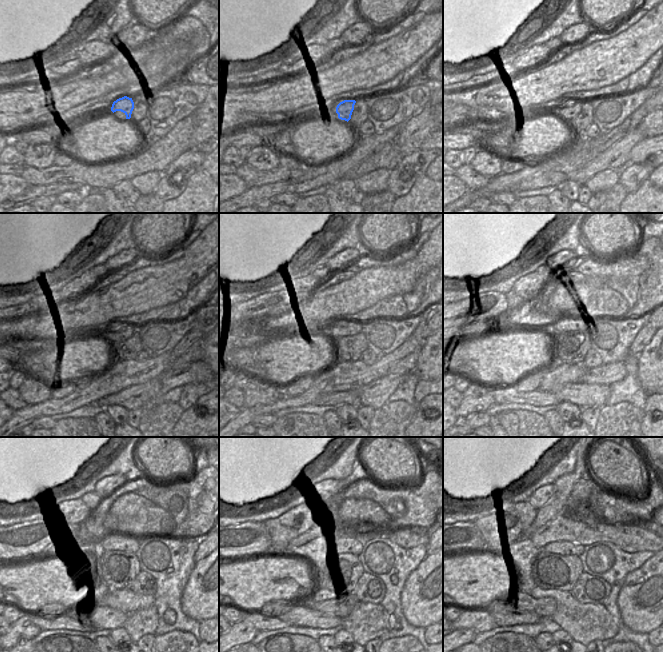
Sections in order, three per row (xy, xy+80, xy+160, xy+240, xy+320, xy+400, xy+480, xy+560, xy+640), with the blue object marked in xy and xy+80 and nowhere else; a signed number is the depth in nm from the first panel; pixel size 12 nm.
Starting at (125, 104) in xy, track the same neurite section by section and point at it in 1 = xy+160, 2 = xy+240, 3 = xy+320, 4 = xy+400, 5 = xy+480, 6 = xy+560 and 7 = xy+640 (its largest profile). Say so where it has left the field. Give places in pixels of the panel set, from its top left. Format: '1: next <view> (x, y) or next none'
1: next xy+160 (569, 111)
2: next xy+240 (114, 335)
3: next xy+320 (345, 327)
4: next xy+400 (563, 323)
5: next xy+480 (111, 542)
6: next xy+560 (329, 543)
7: next xy+640 (562, 548)

